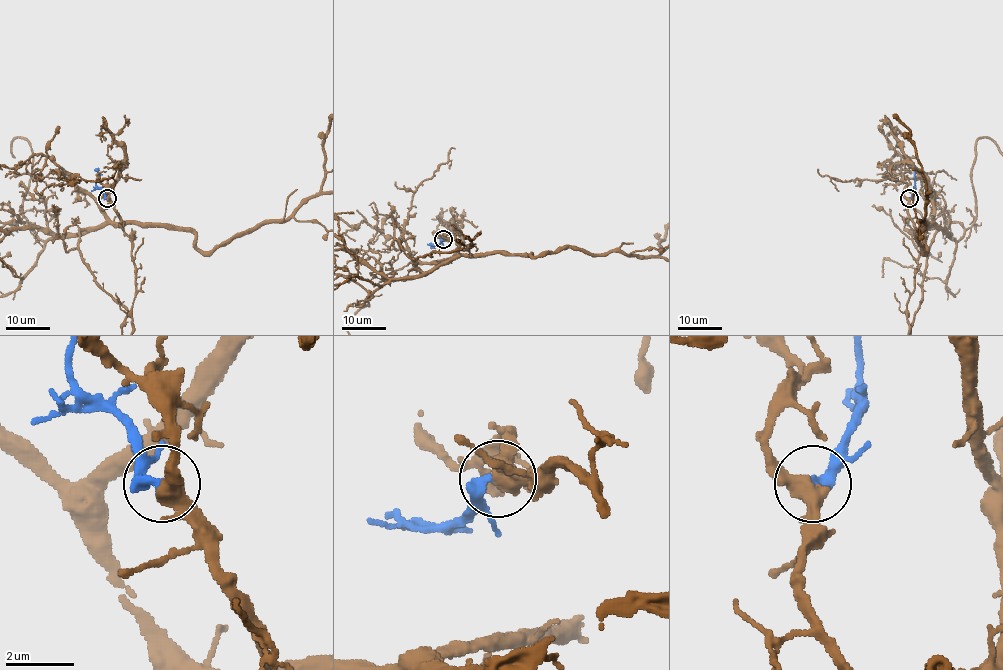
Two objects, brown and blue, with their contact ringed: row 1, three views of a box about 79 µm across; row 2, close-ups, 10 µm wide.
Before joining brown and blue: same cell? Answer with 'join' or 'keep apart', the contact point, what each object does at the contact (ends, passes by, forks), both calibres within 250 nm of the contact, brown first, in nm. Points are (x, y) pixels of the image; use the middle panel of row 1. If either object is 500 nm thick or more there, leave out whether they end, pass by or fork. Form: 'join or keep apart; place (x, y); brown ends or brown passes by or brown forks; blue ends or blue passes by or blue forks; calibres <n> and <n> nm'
join; place (443, 239); brown forks; blue ends; calibres 400 and 360 nm

